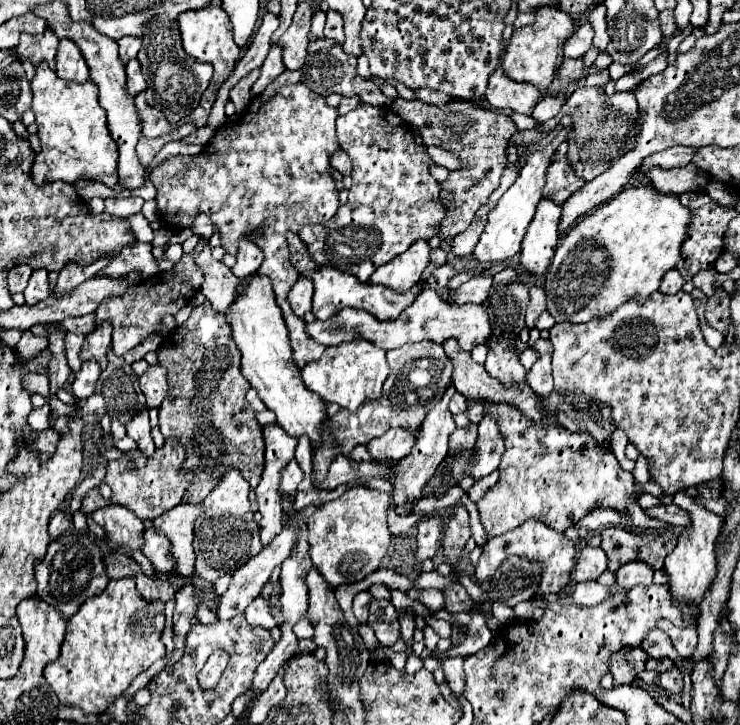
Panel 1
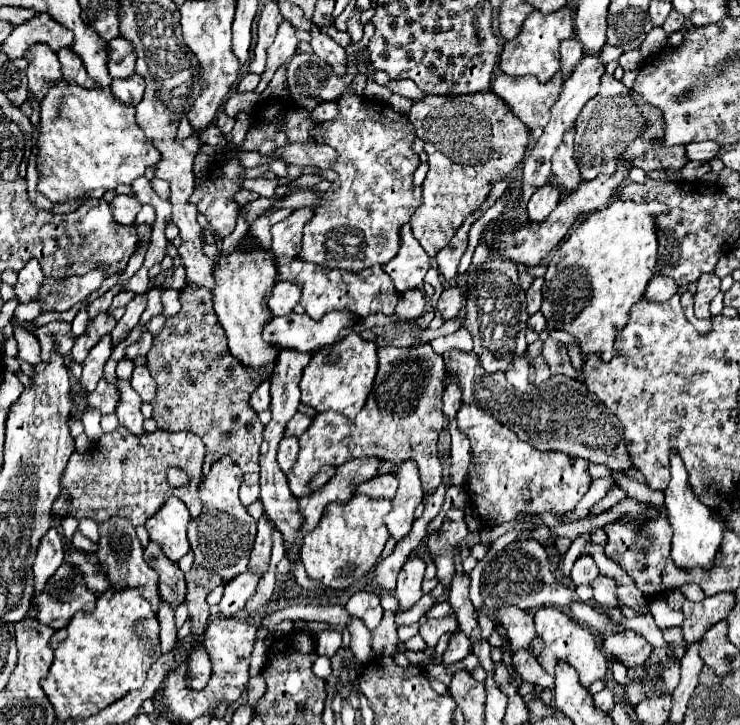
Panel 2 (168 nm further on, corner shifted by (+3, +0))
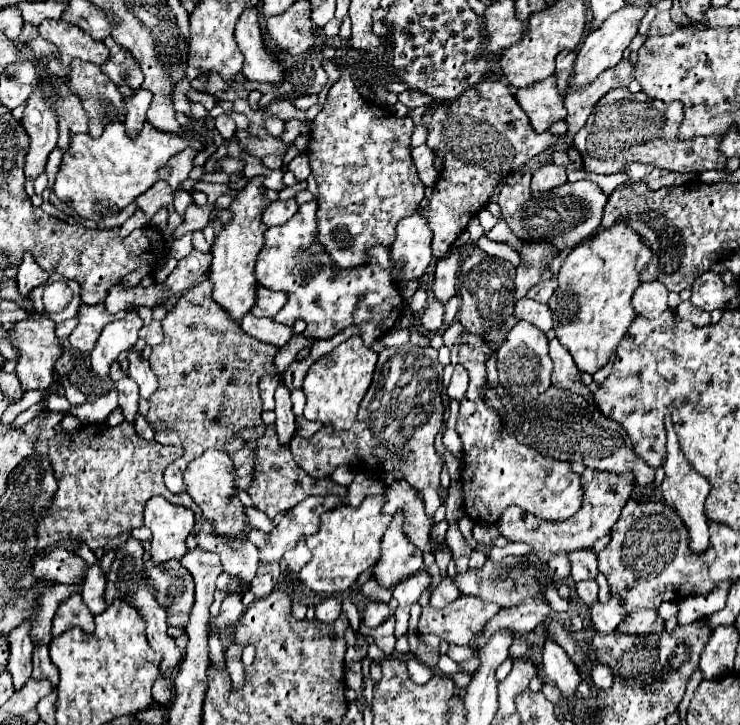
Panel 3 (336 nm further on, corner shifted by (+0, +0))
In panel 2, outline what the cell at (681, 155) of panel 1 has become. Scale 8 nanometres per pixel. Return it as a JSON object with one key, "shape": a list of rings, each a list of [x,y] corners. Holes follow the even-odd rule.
{"shape":[[[701,142],[701,144],[689,144],[687,146],[689,160],[711,162],[717,152],[719,152],[719,144],[715,144],[715,142]]]}

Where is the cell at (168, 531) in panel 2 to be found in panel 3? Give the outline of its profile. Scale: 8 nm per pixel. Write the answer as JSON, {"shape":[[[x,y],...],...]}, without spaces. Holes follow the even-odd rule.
{"shape":[[[154,496],[148,500],[146,508],[144,508],[144,526],[152,530],[152,562],[160,564],[166,560],[182,560],[186,554],[186,538],[194,526],[194,512],[186,506],[174,506],[172,502],[166,502],[166,498],[162,496]]]}

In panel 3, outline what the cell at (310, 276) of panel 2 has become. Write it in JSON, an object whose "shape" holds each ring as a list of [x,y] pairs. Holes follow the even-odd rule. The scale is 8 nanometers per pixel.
{"shape":[[[316,200],[302,204],[286,224],[266,230],[266,246],[258,254],[256,278],[262,286],[288,294],[286,306],[274,316],[276,322],[290,326],[296,322],[296,318],[304,318],[308,324],[304,336],[324,340],[332,338],[346,326],[356,324],[364,344],[370,348],[374,340],[392,330],[396,318],[404,310],[404,298],[400,296],[400,290],[390,276],[390,250],[384,246],[374,246],[370,250],[372,260],[368,264],[350,270],[338,268],[324,252],[324,248],[314,240],[318,210],[318,204],[314,202]]]}

